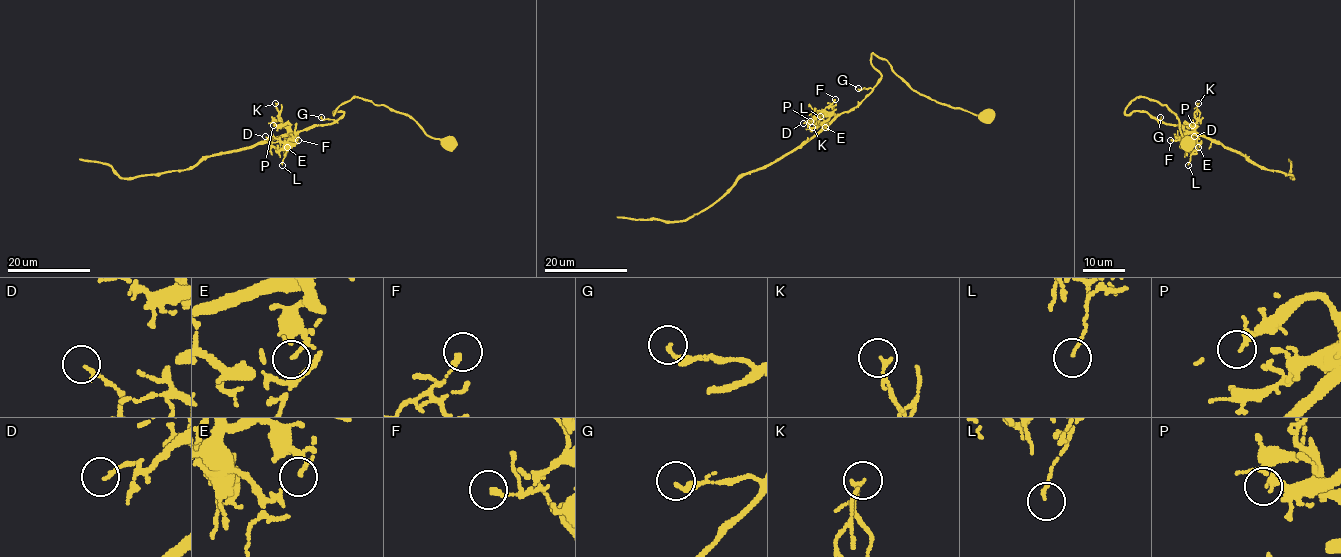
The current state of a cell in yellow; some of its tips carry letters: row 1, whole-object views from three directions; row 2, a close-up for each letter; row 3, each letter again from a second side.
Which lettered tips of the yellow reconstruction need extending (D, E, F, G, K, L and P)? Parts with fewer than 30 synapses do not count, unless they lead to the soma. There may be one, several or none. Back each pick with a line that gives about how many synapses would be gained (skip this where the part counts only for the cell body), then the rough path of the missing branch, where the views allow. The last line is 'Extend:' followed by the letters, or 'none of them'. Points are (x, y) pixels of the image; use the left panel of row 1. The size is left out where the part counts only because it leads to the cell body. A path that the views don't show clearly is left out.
Extend: none of them

